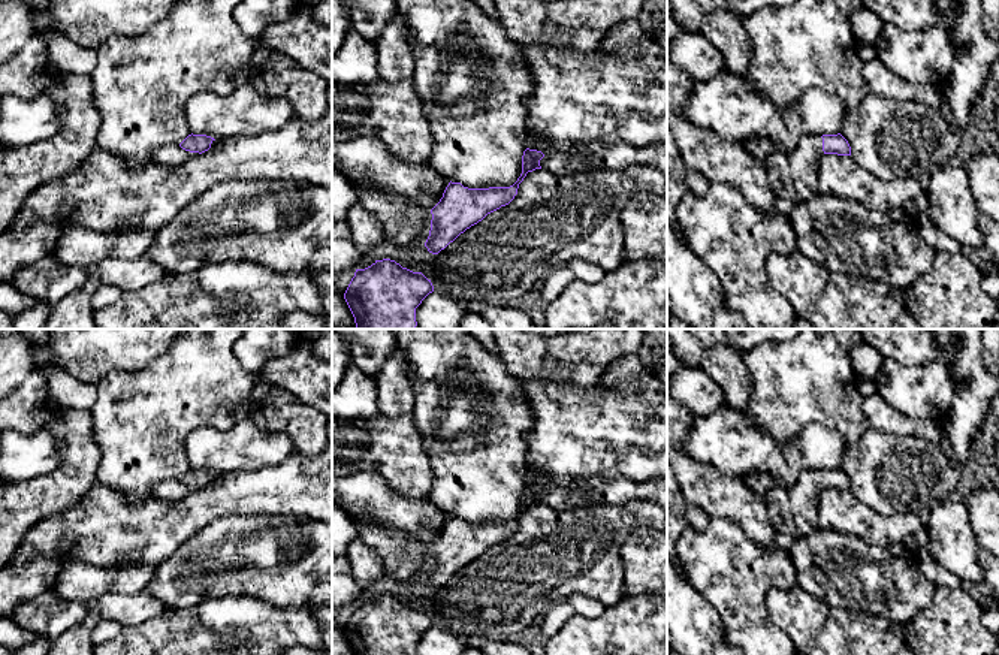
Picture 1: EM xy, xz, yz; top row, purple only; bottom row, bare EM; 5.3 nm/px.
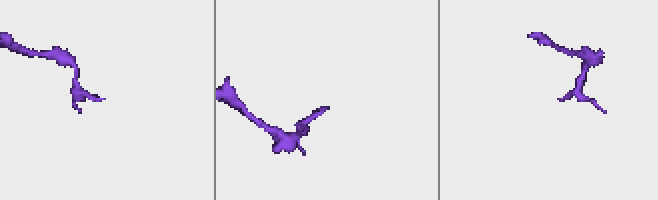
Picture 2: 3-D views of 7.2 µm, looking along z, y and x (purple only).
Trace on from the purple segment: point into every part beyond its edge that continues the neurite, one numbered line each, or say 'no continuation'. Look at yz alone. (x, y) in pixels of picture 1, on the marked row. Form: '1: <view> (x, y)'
1: yz (793, 175)

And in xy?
1: xy (174, 156)

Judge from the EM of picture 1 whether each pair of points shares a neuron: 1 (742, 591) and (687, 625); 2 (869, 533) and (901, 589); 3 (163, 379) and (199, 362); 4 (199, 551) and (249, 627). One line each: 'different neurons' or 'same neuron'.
1: different neurons
2: different neurons
3: same neuron
4: different neurons

